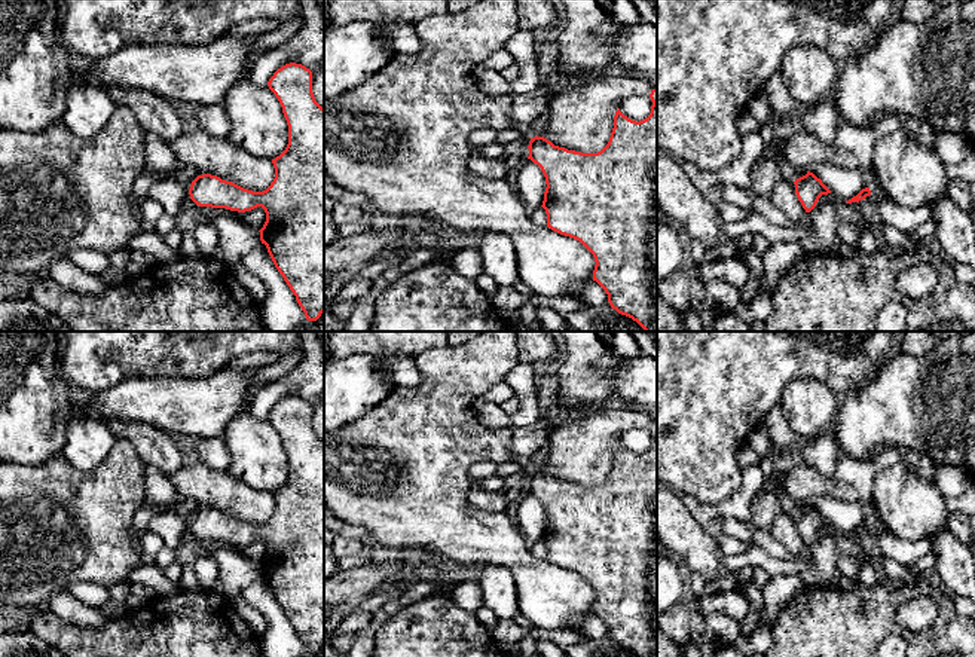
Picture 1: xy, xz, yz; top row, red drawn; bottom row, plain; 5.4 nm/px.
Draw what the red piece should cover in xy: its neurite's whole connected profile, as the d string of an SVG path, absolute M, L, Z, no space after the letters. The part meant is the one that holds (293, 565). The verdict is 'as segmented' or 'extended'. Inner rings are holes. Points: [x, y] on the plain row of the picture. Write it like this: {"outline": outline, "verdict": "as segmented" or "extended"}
{"outline": "M290 395L278 401L268 415L278 431L288 458L288 477L272 492L275 511L263 525L244 522L217 508L198 508L189 522L190 532L199 540L226 541L245 546L262 540L266 554L260 574L296 629L308 654L324 645L324 441L312 425L312 404Z", "verdict": "as segmented"}

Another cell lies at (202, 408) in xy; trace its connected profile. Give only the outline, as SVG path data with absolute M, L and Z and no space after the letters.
M224 367L207 378L131 378L73 407L73 418L150 424L171 436L221 437L247 404L253 370Z

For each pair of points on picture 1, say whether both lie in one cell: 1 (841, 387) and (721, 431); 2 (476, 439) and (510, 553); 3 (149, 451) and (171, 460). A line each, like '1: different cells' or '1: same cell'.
1: same cell
2: same cell
3: same cell

